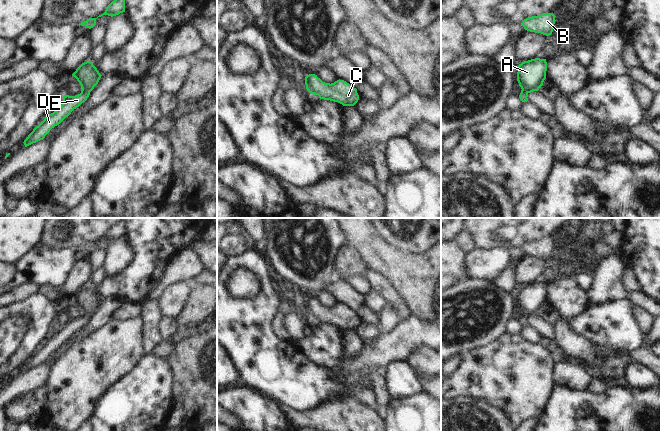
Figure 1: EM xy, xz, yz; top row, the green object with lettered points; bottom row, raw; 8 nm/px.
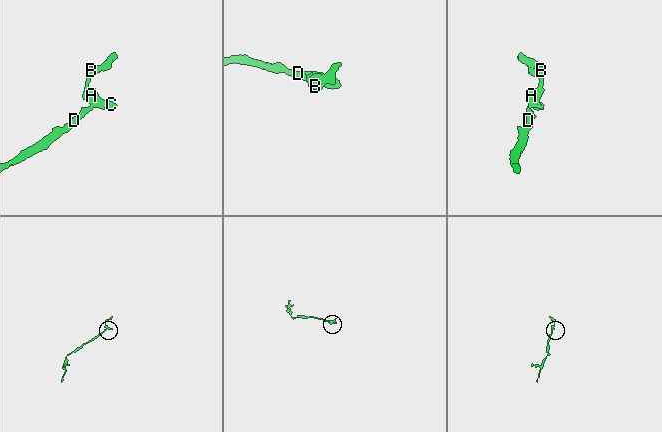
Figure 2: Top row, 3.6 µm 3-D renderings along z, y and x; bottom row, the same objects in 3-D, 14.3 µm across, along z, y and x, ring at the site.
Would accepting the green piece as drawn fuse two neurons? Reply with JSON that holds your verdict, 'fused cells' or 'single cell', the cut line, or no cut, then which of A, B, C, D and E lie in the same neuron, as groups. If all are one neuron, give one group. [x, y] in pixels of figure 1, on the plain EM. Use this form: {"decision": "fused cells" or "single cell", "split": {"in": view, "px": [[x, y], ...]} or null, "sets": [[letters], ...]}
{"decision": "single cell", "split": null, "sets": [["A", "B", "C", "D", "E"]]}

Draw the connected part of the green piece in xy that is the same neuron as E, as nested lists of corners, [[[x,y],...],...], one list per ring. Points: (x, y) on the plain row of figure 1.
[[[91,285],[82,287],[72,299],[80,307],[81,317],[75,320],[63,320],[62,329],[47,339],[24,364],[25,371],[43,364],[52,352],[59,349],[74,333],[84,327],[102,300]]]

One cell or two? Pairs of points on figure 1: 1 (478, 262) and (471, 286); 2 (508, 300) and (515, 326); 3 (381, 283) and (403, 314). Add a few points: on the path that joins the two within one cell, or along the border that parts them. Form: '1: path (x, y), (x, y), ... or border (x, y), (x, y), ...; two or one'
1: border (467, 278), (483, 278), (493, 281); two
2: border (511, 318), (506, 324), (505, 331); two
3: path (387, 291), (399, 306); one

